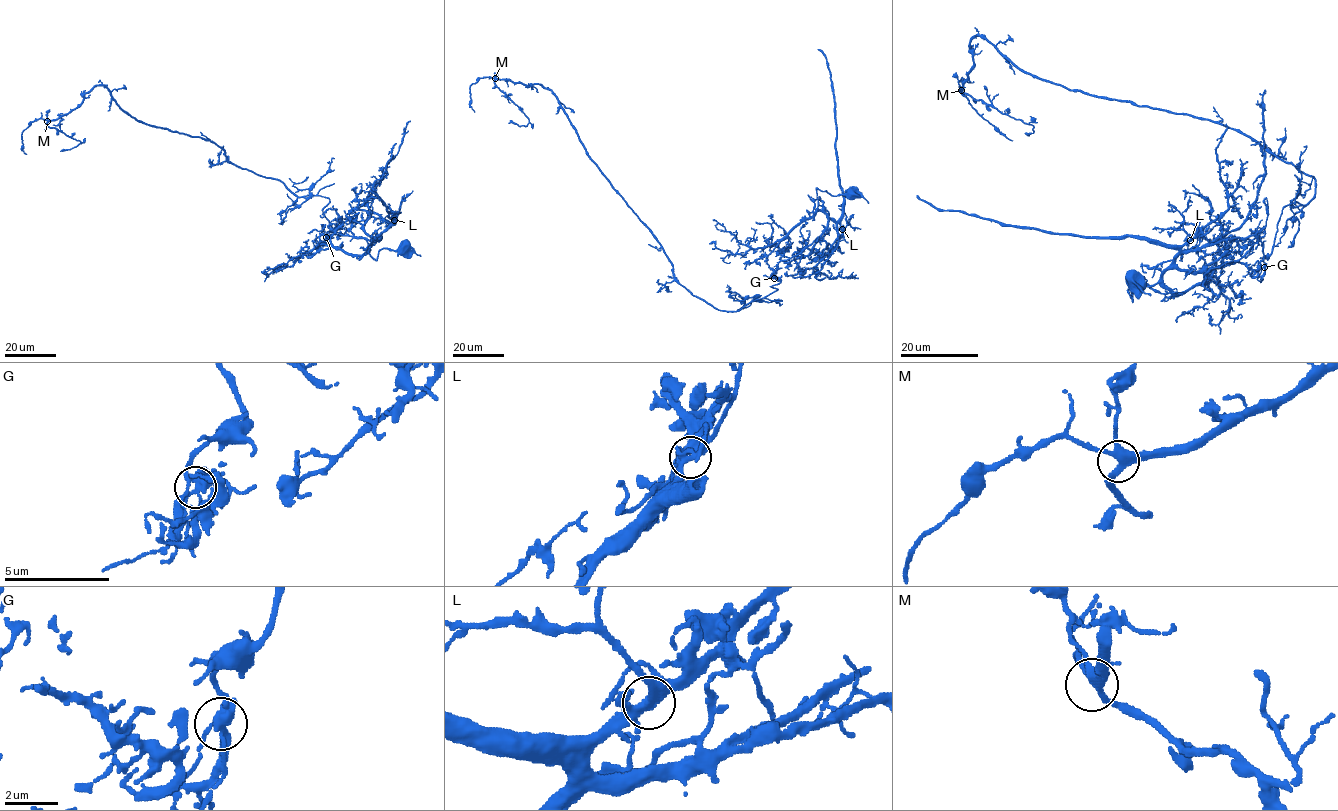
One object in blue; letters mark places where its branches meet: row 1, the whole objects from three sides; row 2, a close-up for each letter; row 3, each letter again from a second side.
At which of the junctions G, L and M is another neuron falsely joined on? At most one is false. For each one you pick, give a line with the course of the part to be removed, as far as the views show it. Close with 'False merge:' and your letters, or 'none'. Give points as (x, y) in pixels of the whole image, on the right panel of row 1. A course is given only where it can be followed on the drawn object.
G: Course of the part to remove: (1264, 267), (1282, 209), (1305, 205), (1315, 180), (1221, 123), (1034, 77), (976, 36), (963, 91), (1029, 136)
False merge: G

